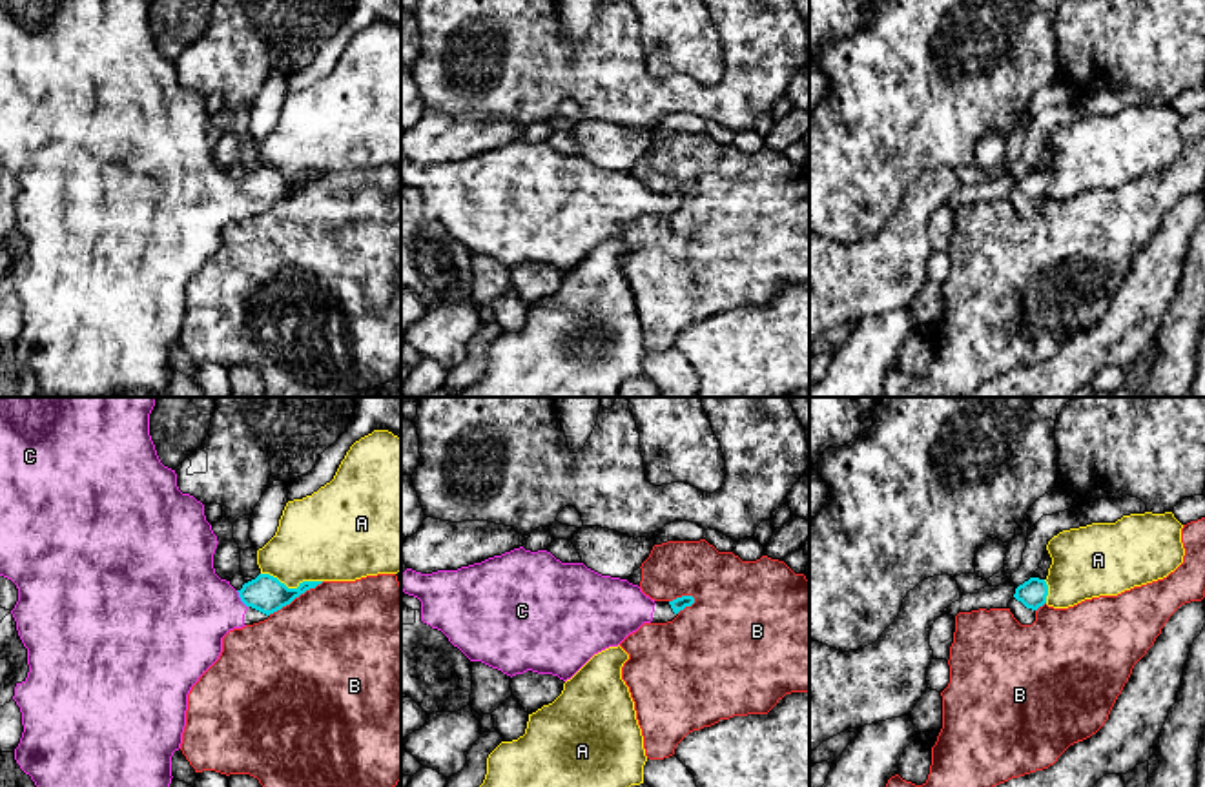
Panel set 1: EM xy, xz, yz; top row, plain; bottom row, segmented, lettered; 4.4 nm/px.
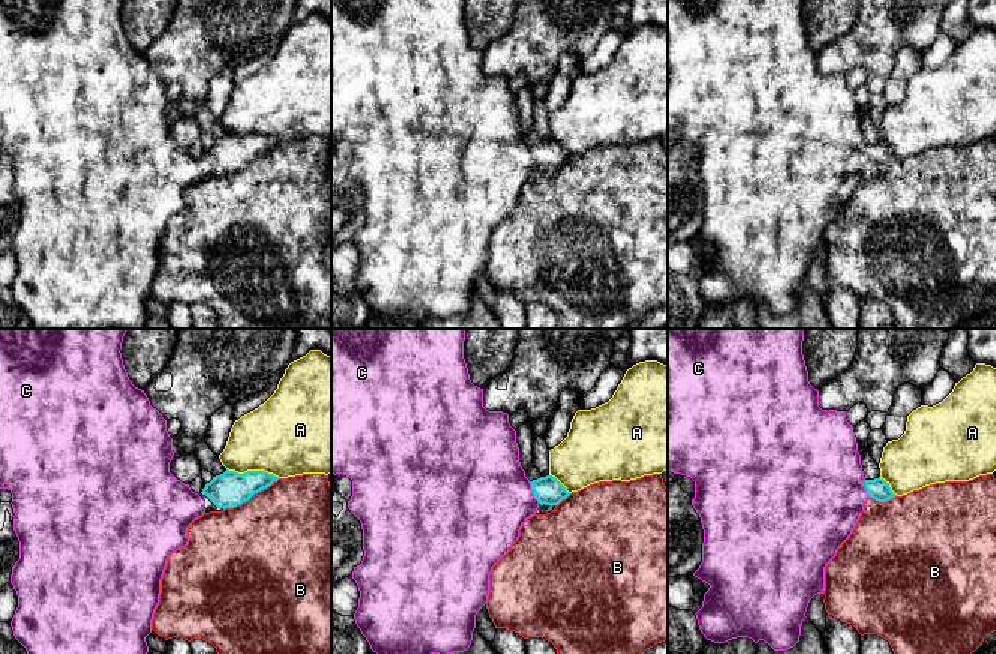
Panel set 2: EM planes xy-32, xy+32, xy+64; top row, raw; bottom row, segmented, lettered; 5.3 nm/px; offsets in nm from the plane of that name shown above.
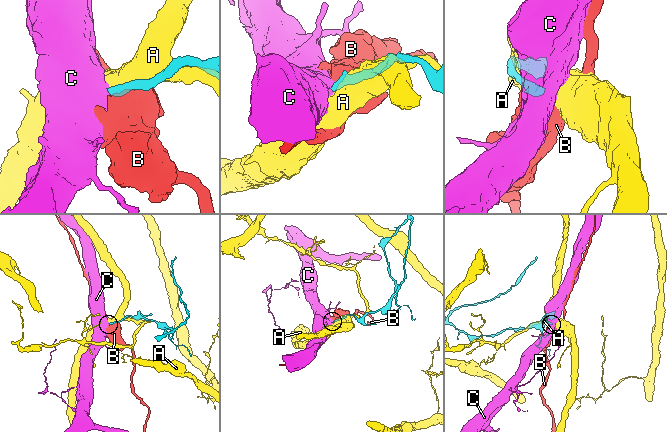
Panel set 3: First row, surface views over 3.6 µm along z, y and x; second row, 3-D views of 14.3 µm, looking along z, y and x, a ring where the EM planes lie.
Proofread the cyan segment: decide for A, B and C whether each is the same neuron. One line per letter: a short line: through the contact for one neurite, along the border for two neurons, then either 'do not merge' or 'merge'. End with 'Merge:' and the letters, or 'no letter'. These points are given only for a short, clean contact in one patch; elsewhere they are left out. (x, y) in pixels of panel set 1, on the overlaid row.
A: do not merge
B: do not merge
C: xy (267, 594), (250, 594), (241, 600), (226, 607), (186, 609) | merge
Merge: C

